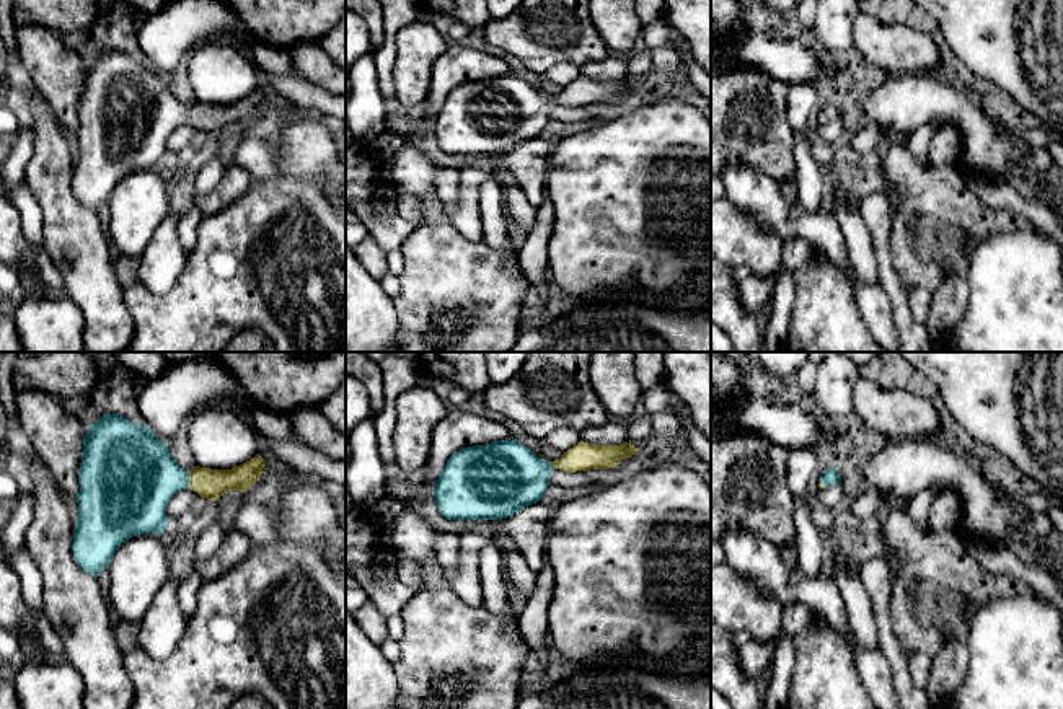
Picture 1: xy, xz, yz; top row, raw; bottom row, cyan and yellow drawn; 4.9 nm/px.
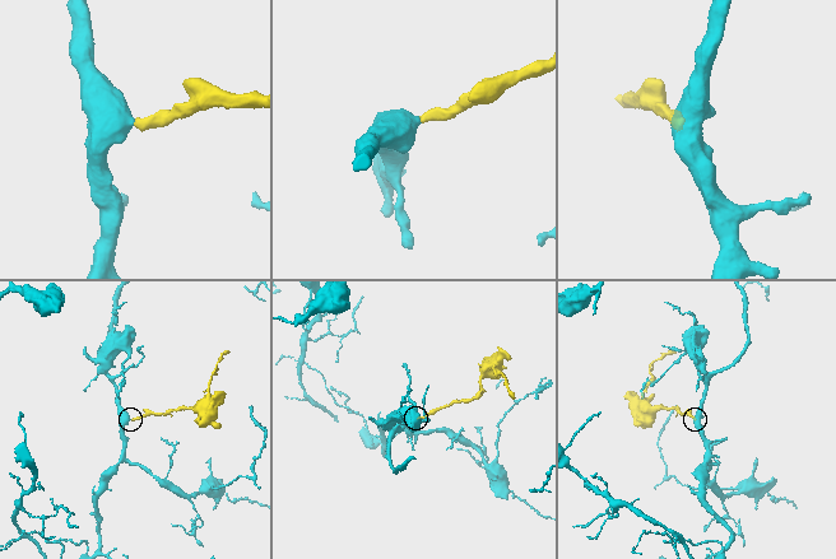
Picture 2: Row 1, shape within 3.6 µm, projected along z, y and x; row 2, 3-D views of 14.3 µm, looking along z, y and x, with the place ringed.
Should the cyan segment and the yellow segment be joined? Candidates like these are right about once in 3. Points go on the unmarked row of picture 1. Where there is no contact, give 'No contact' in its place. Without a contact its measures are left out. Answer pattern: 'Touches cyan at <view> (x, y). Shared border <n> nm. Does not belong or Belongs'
Touches cyan at xy (188, 114). Shared border 80 nm. Belongs

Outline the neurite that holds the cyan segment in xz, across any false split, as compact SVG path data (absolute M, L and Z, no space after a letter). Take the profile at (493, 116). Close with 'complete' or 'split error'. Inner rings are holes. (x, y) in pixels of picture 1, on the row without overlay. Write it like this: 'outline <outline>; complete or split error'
outline M515 75L455 86L432 130L448 155L502 155L541 135L553 101Z; complete

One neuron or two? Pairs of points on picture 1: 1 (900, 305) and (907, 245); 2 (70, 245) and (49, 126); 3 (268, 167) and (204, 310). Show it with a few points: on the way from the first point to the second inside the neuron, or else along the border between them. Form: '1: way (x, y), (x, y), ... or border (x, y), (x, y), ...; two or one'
1: border (889, 246), (892, 268), (902, 282); two
2: way (64, 215), (51, 184), (51, 155); one
3: border (277, 173), (263, 181), (253, 181); two

